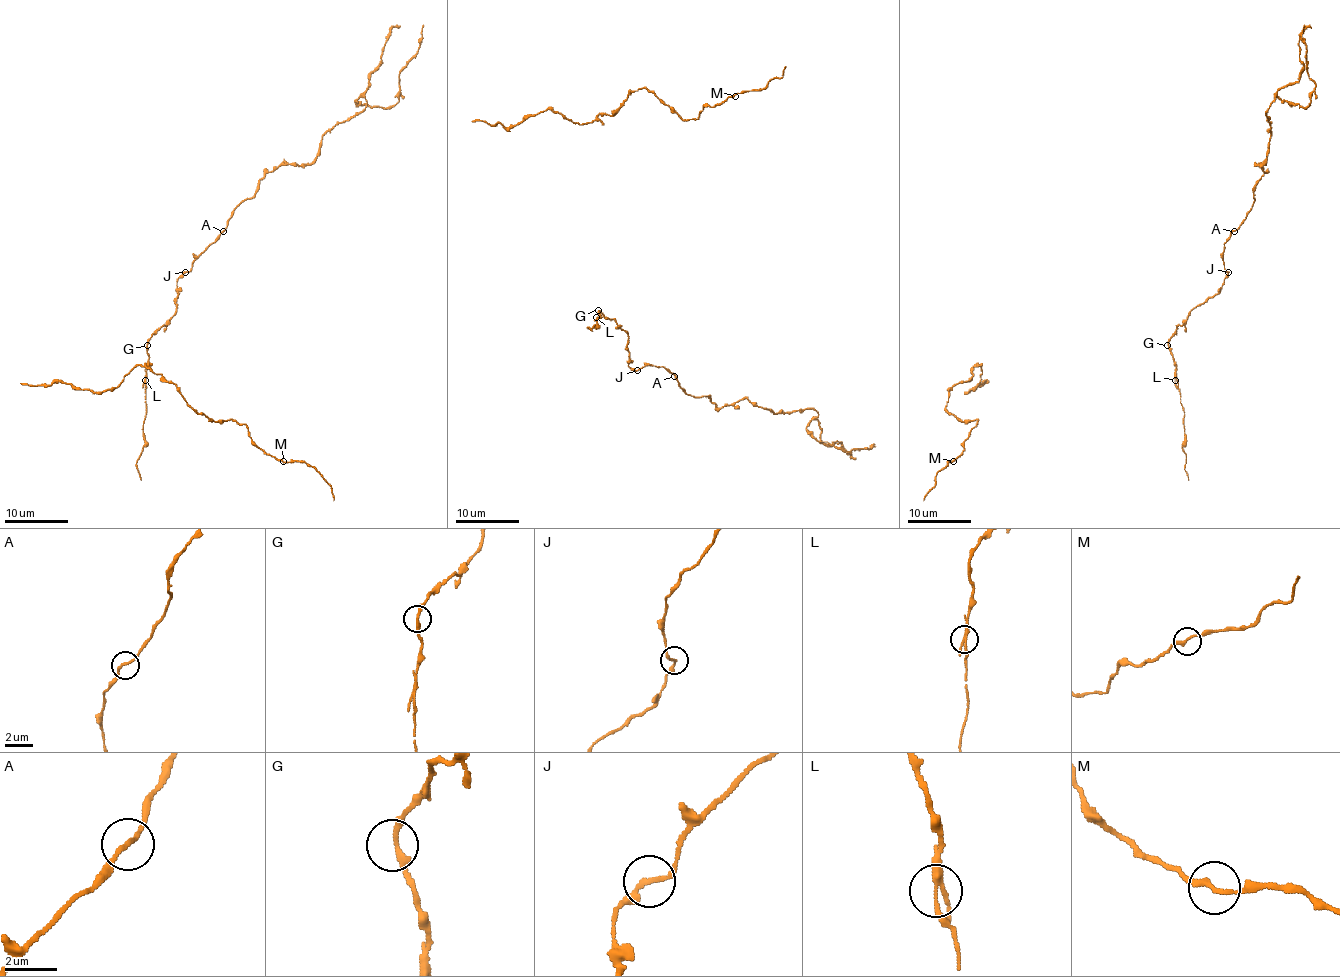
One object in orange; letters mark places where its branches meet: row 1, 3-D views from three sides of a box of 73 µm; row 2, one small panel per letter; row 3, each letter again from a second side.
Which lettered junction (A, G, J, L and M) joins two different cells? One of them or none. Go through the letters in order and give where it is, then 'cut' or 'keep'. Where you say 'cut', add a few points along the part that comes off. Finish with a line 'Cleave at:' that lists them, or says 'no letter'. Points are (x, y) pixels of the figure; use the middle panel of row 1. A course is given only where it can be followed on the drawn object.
A: place (674, 376); keep
G: place (598, 310); keep
J: place (637, 370); keep
L: place (596, 317); cut; course (597, 318), (597, 327), (589, 327), (592, 330)
M: place (735, 96); keep
Cleave at: L

